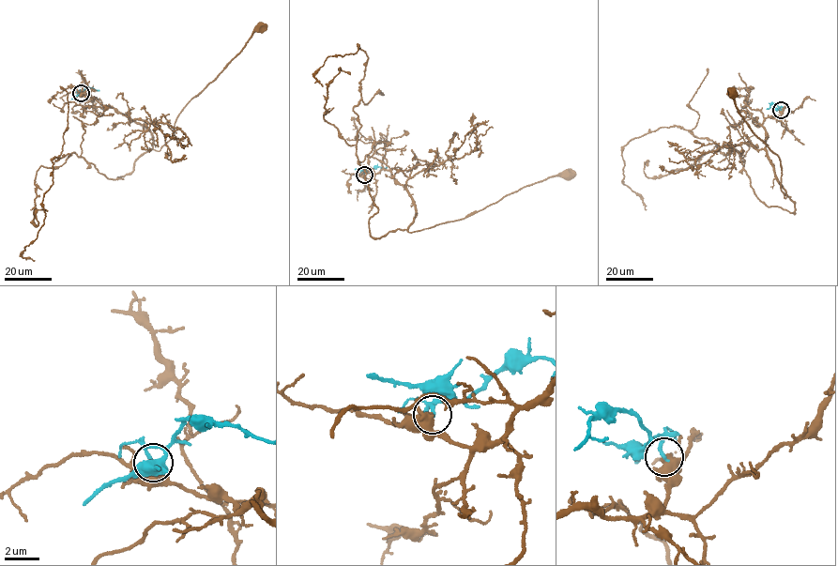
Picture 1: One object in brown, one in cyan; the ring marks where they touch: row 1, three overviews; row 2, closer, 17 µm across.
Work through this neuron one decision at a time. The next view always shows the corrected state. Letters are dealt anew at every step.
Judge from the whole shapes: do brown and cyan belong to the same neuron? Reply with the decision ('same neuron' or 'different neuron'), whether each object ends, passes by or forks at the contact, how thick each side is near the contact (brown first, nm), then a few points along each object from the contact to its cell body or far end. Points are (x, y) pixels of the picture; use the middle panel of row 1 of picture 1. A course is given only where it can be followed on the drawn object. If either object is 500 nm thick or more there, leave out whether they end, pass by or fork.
different neuron; calibres 500 and 200 nm; course brown (363, 175), (372, 179), (387, 170), (403, 185), (415, 208), (407, 229), (412, 233), (568, 174); course cyan (364, 175), (379, 167), (387, 167)

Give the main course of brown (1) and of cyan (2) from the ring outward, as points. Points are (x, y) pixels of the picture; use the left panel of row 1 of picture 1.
1: (81, 93), (148, 129), (152, 148), (159, 151), (170, 139), (175, 119), (188, 101), (215, 79), (260, 26)
2: (82, 93), (86, 87), (99, 91)

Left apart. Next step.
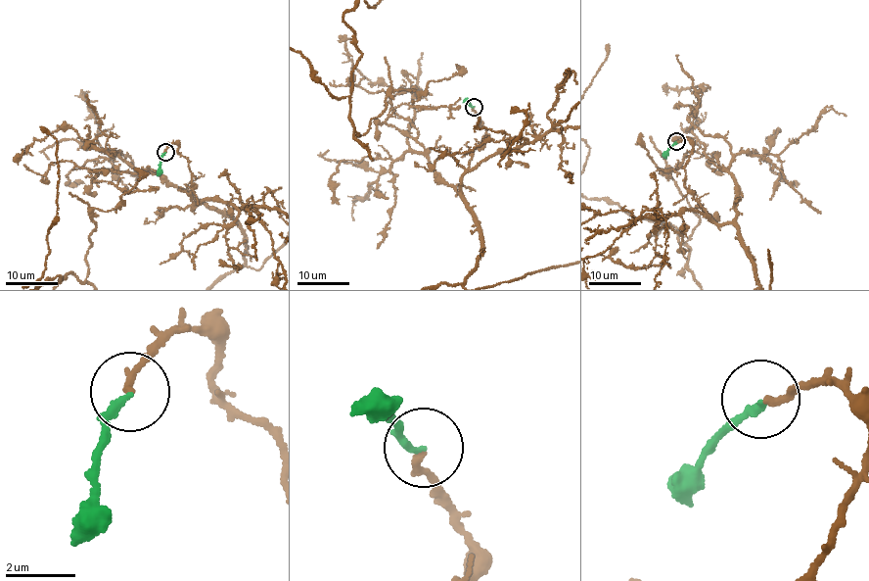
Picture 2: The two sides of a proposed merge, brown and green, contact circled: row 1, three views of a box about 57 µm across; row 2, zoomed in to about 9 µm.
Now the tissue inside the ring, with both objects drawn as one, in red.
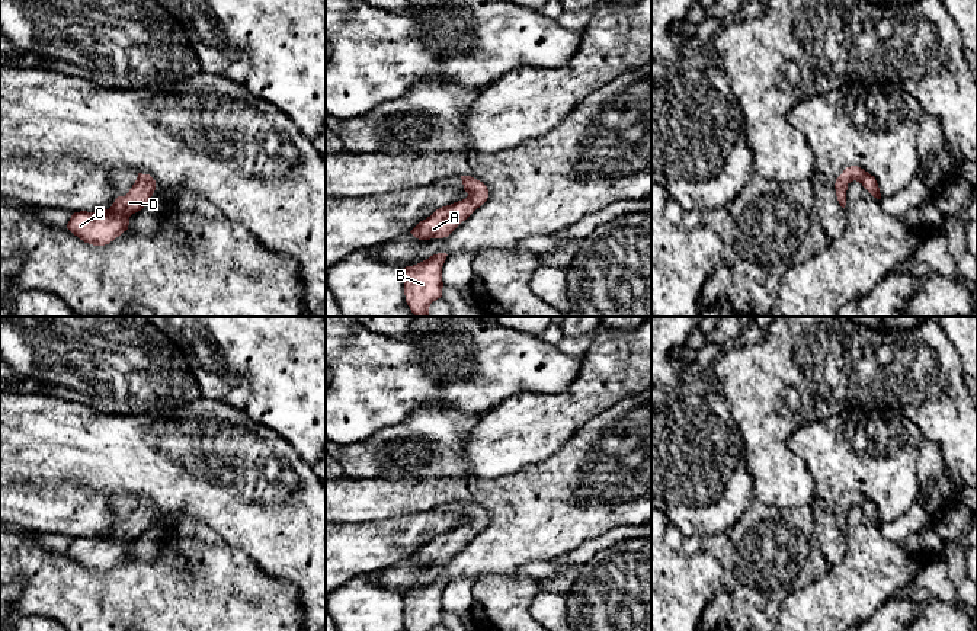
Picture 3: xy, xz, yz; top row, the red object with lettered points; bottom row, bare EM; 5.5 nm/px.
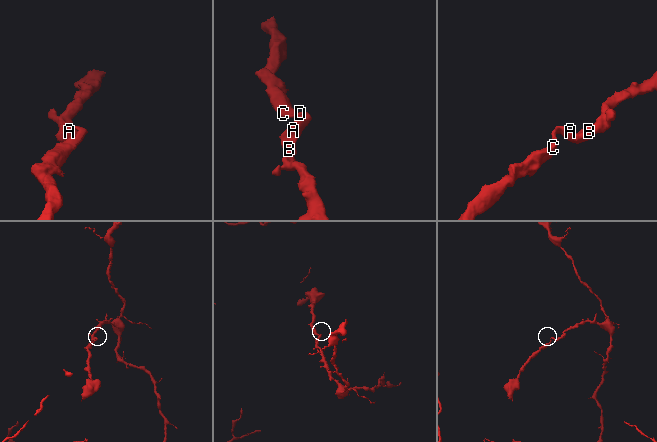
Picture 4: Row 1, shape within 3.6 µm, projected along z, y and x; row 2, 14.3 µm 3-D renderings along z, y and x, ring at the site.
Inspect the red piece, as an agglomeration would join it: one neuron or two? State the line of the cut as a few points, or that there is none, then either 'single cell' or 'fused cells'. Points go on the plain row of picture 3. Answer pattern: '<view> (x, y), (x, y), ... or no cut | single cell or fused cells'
no cut | single cell

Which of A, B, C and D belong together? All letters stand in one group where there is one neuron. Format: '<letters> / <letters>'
A B C D

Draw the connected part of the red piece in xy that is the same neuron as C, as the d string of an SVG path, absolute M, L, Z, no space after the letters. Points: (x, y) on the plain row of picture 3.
M150 500L138 503L125 522L118 522L105 536L74 538L67 554L84 568L105 571L128 555L129 542L141 536L156 516L156 506Z

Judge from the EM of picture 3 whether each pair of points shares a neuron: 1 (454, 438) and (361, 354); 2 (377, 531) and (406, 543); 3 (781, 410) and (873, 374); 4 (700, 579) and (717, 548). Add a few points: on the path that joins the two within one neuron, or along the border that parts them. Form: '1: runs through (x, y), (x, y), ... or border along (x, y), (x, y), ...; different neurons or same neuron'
1: border along (454, 407), (420, 404), (403, 420), (391, 425); different neurons
2: runs through (384, 538), (399, 540); same neuron
3: runs through (804, 404), (849, 397); same neuron
4: border along (702, 550), (721, 569), (721, 589); different neurons

